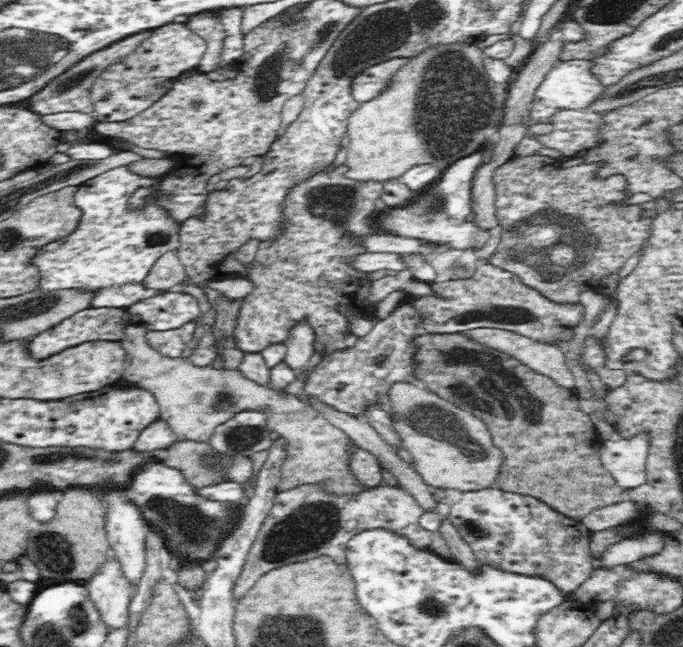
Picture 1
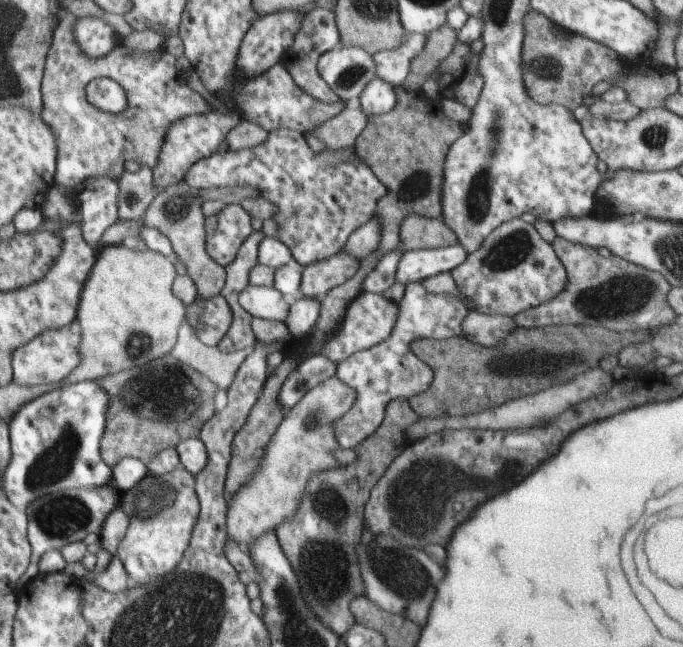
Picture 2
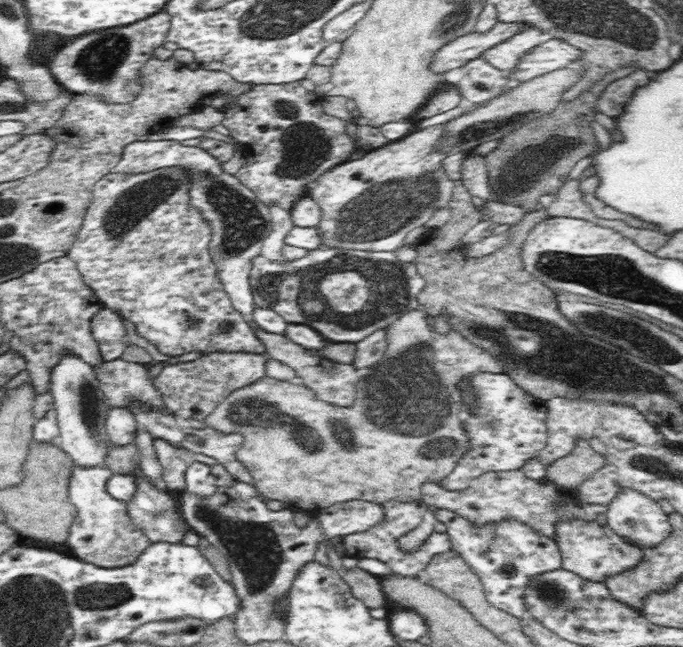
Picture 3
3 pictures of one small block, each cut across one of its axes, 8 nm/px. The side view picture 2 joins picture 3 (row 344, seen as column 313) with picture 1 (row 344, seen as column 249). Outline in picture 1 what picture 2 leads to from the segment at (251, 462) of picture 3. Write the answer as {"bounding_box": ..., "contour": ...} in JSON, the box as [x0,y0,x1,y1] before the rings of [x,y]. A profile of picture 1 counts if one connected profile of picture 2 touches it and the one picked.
{"bounding_box":[462,328,576,390],"contour":[[[478,328],[478,330],[466,330],[462,332],[464,338],[468,338],[470,342],[478,342],[486,348],[492,348],[492,350],[498,350],[498,352],[504,352],[506,356],[512,356],[514,360],[518,360],[520,364],[524,364],[526,368],[530,368],[534,374],[540,374],[540,376],[548,376],[552,380],[556,380],[558,386],[564,386],[564,388],[570,388],[570,390],[576,390],[576,378],[574,374],[570,372],[568,364],[566,364],[566,354],[560,346],[548,346],[548,344],[542,344],[542,342],[534,342],[526,336],[520,336],[520,334],[514,334],[514,332],[508,332],[508,330],[498,330],[498,328]]]}

